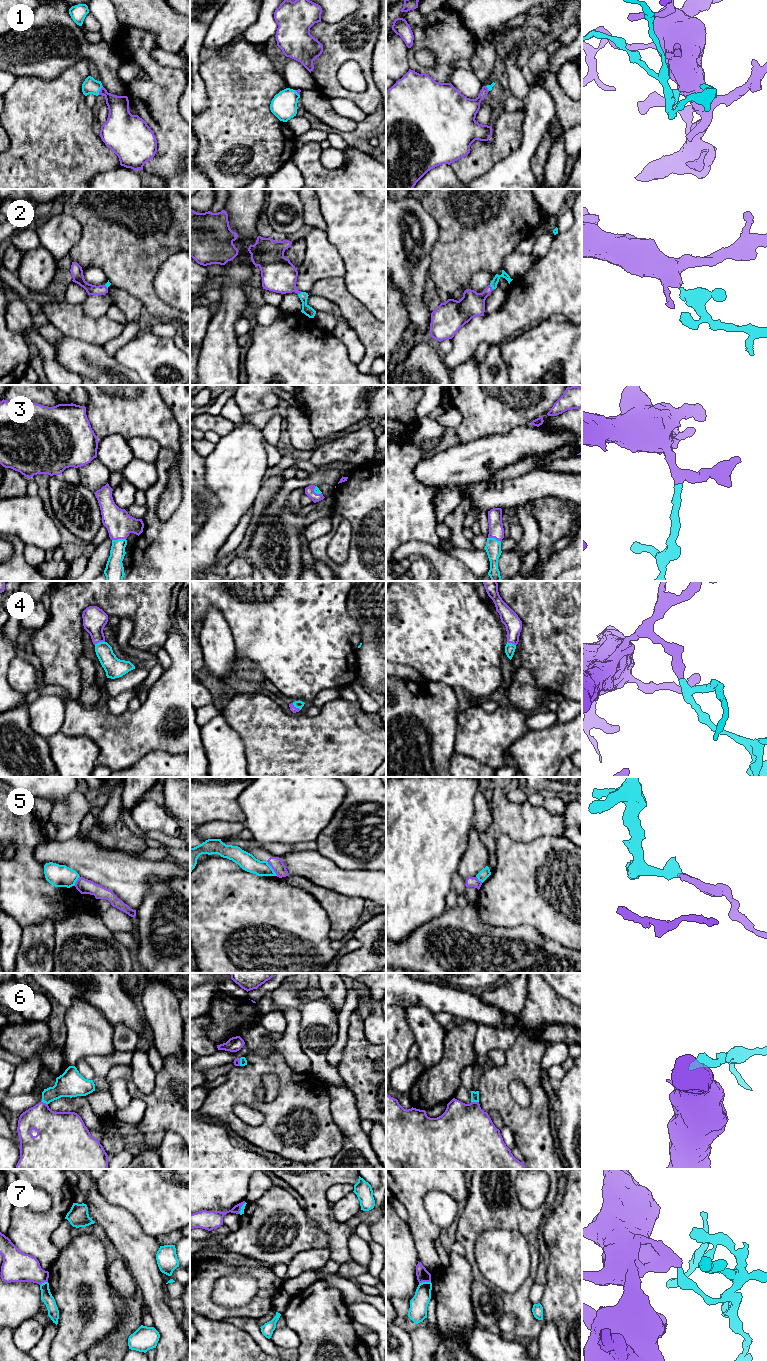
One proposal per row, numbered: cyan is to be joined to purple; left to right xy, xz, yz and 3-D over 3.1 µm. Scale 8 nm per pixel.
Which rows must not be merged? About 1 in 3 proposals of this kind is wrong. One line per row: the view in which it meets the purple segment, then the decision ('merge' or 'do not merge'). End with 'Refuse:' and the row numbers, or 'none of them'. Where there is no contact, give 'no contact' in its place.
1: contact in xy; merge
2: contact in yz; merge
3: contact in xy; merge
4: contact in xy; merge
5: contact in xz; do not merge
6: contact in yz; merge
7: contact in yz; do not merge
Refuse: 5, 7

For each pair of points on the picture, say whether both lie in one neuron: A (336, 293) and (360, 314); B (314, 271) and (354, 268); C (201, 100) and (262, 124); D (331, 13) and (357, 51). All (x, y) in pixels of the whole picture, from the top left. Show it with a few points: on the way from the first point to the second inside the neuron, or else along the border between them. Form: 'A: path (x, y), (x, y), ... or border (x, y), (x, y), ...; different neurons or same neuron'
A: path (342, 298), (354, 310); same neuron
B: border (335, 248), (345, 268), (344, 276); different neurons
C: border (203, 79), (206, 85), (207, 106), (200, 113); different neurons
D: border (357, 10), (337, 22), (321, 22); different neurons

